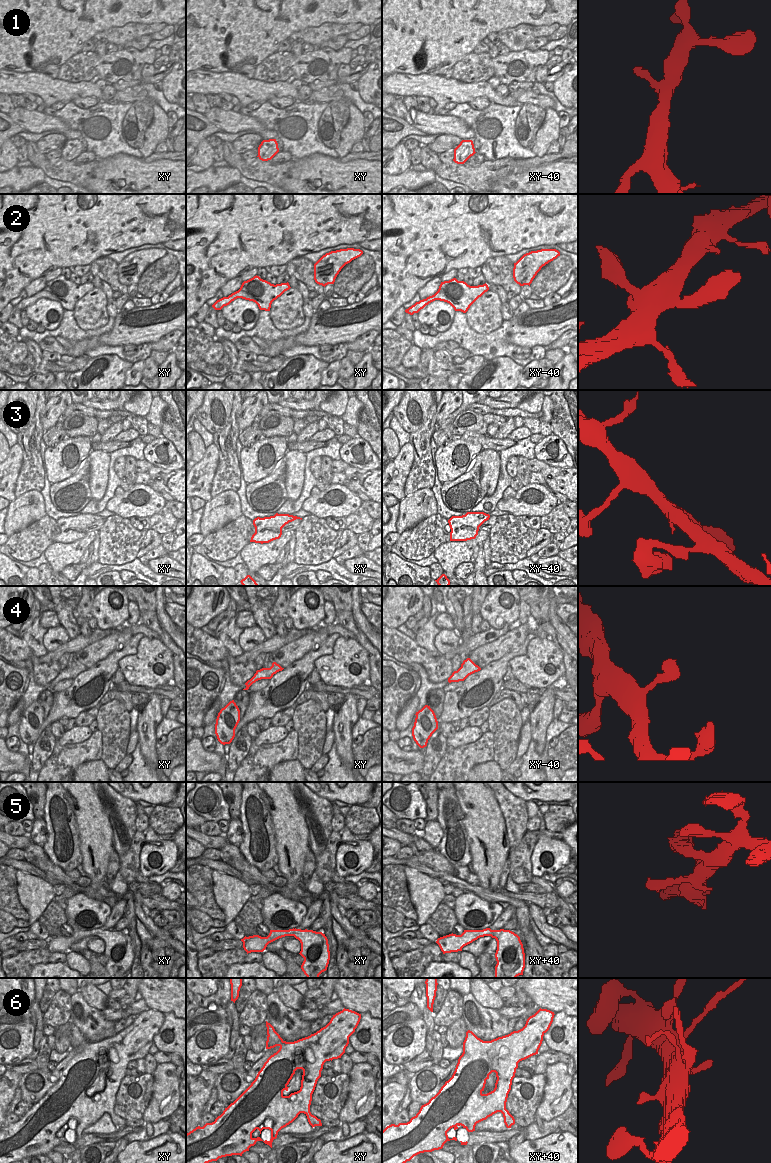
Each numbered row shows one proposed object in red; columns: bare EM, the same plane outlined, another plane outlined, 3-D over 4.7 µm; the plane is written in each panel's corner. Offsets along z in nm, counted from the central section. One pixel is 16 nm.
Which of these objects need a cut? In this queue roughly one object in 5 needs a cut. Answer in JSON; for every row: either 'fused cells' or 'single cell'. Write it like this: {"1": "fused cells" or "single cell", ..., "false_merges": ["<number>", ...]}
{"1": "single cell", "2": "single cell", "3": "single cell", "4": "single cell", "5": "single cell", "6": "single cell", "false_merges": []}

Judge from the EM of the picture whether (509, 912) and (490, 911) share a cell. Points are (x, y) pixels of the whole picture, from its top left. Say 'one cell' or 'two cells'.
two cells

